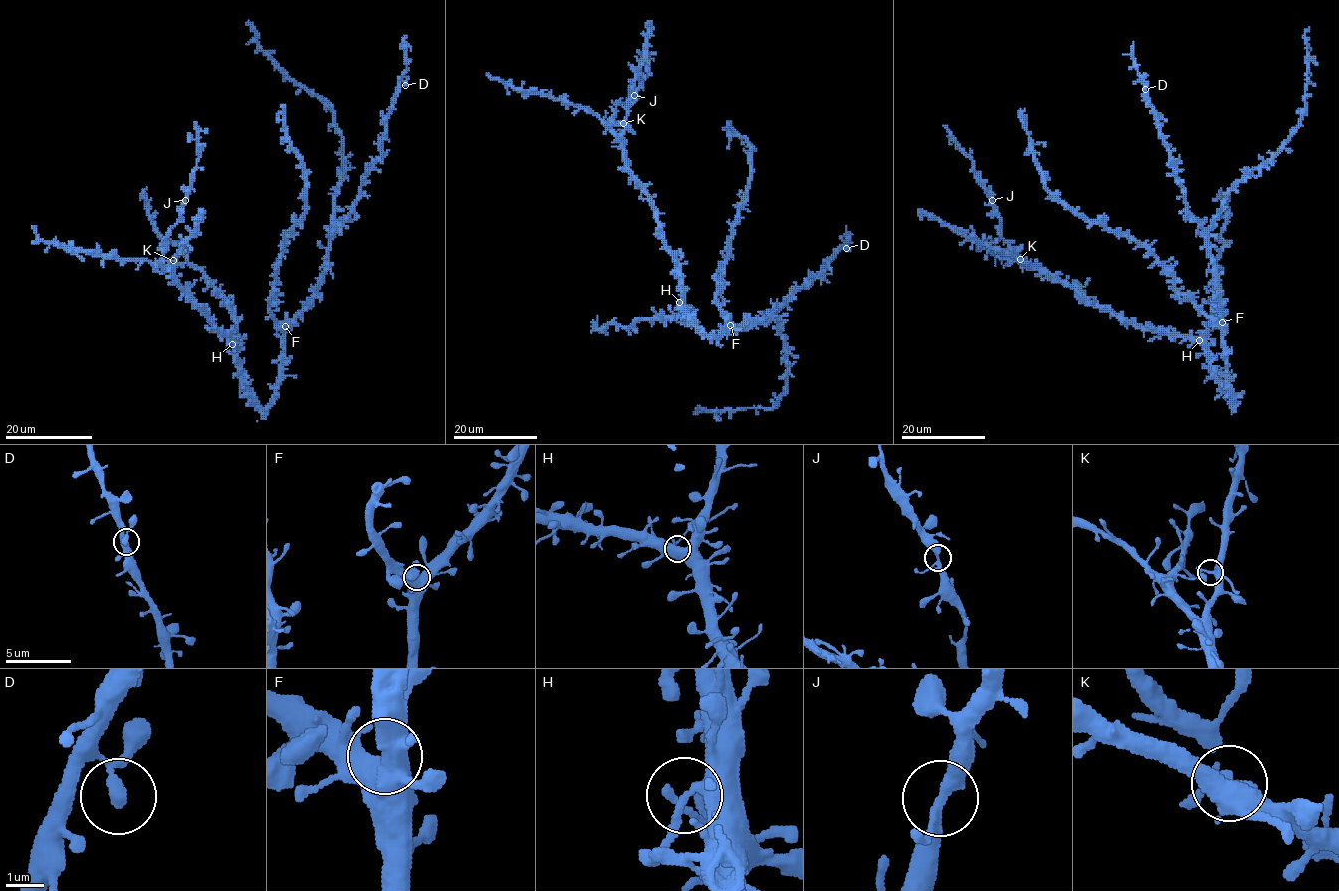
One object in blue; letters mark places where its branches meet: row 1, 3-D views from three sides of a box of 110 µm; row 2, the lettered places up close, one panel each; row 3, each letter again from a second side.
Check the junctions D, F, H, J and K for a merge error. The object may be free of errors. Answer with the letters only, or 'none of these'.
none of these

